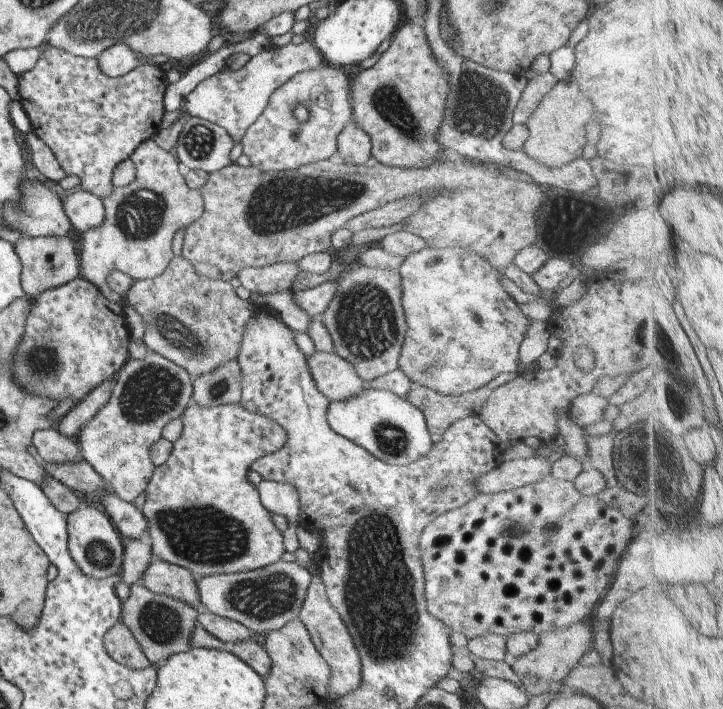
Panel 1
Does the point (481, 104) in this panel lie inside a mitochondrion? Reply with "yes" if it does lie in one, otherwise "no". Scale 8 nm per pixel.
yes

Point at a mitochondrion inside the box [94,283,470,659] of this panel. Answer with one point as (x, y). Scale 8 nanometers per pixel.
(203, 534)

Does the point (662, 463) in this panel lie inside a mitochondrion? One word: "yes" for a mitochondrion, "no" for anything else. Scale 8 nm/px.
yes

